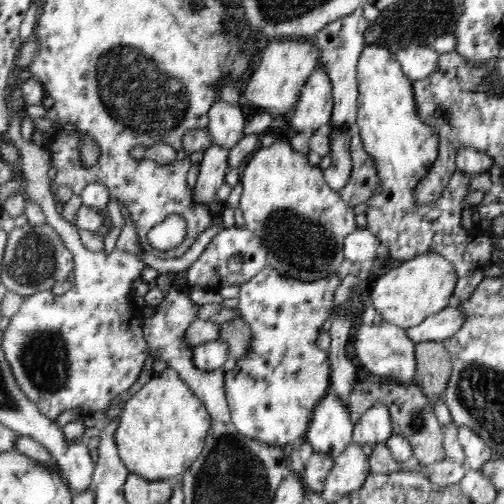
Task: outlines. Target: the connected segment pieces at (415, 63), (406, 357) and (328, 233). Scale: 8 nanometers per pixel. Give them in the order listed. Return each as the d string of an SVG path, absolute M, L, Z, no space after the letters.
M409 46L395 52L404 74L413 82L425 79L433 70L436 70L439 54L430 46Z
M380 323L379 325L361 324L350 346L350 353L362 369L375 375L393 377L401 384L414 382L413 376L416 370L414 351L415 343L408 338L406 329L388 323Z
M277 139L270 147L266 148L259 146L256 151L248 156L247 160L243 164L240 180L242 183L242 197L240 198L239 208L242 209L242 214L246 221L245 227L252 231L264 246L267 254L267 267L274 268L274 270L276 270L281 276L294 278L301 282L314 282L336 274L336 271L345 259L345 256L343 255L345 239L358 228L355 222L355 213L353 210L348 207L348 204L340 197L339 193L336 193L327 186L325 178L323 178L323 169L319 166L310 165L307 155L296 151L289 141Z

